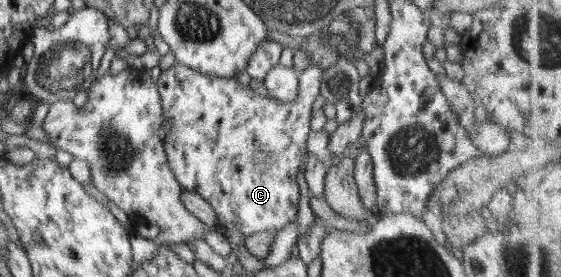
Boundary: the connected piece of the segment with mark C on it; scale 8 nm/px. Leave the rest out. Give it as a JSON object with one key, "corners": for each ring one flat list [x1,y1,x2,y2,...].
{"corners":[[180,62,175,63,169,69,162,70,157,81,158,93,160,93,160,103,162,103,163,119,170,119,170,133,162,134,164,151,166,157,178,181,184,190,197,193,204,201,208,201,210,207,216,213,218,226,221,229,236,229,240,236,244,239,258,234,260,231,276,231,280,233,285,225,296,222,298,211,298,199,300,199,300,185,298,184,298,171,302,157,309,151,306,150,306,141,308,141,308,133,310,133,310,119,312,119,312,105,318,99,319,89,321,86,324,69,318,65,312,65,308,69,300,73,298,77,298,96,290,102,284,103,276,98,262,97,256,94,252,89,247,89,244,84,240,84,236,79,224,78,220,76,212,76,204,72,196,71]]}

